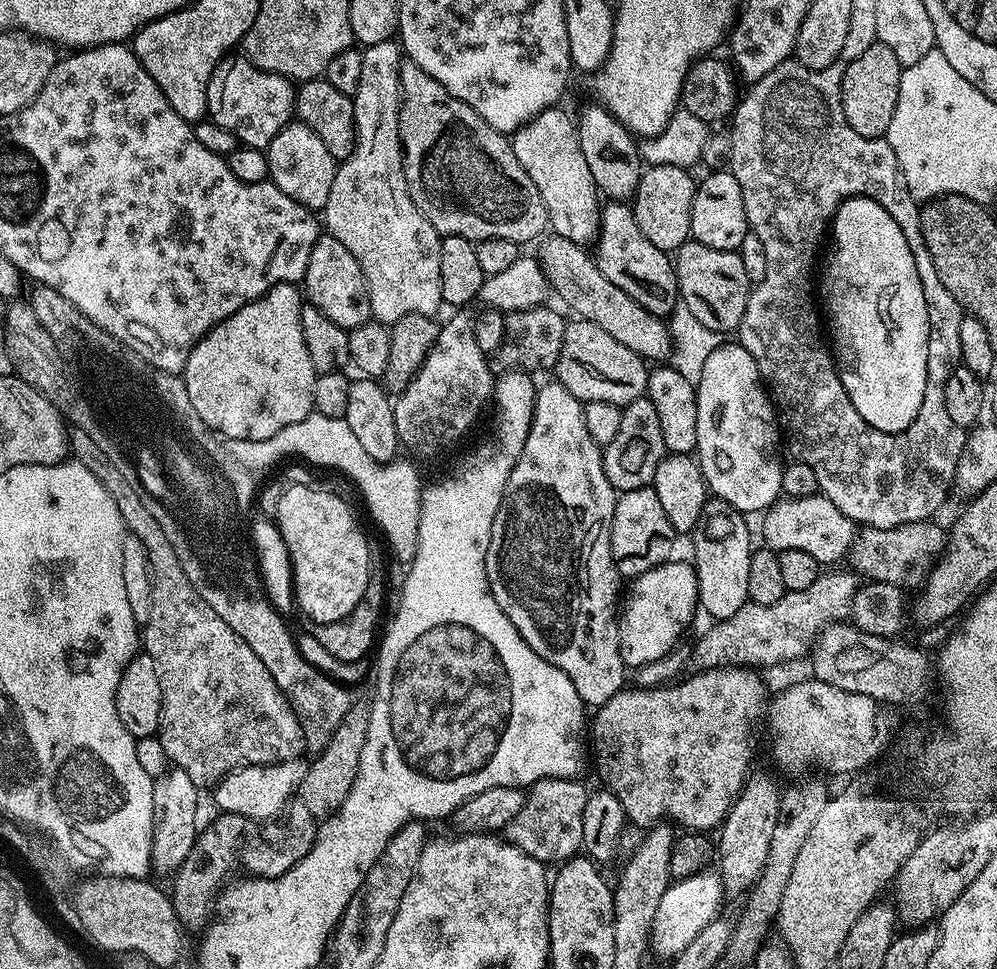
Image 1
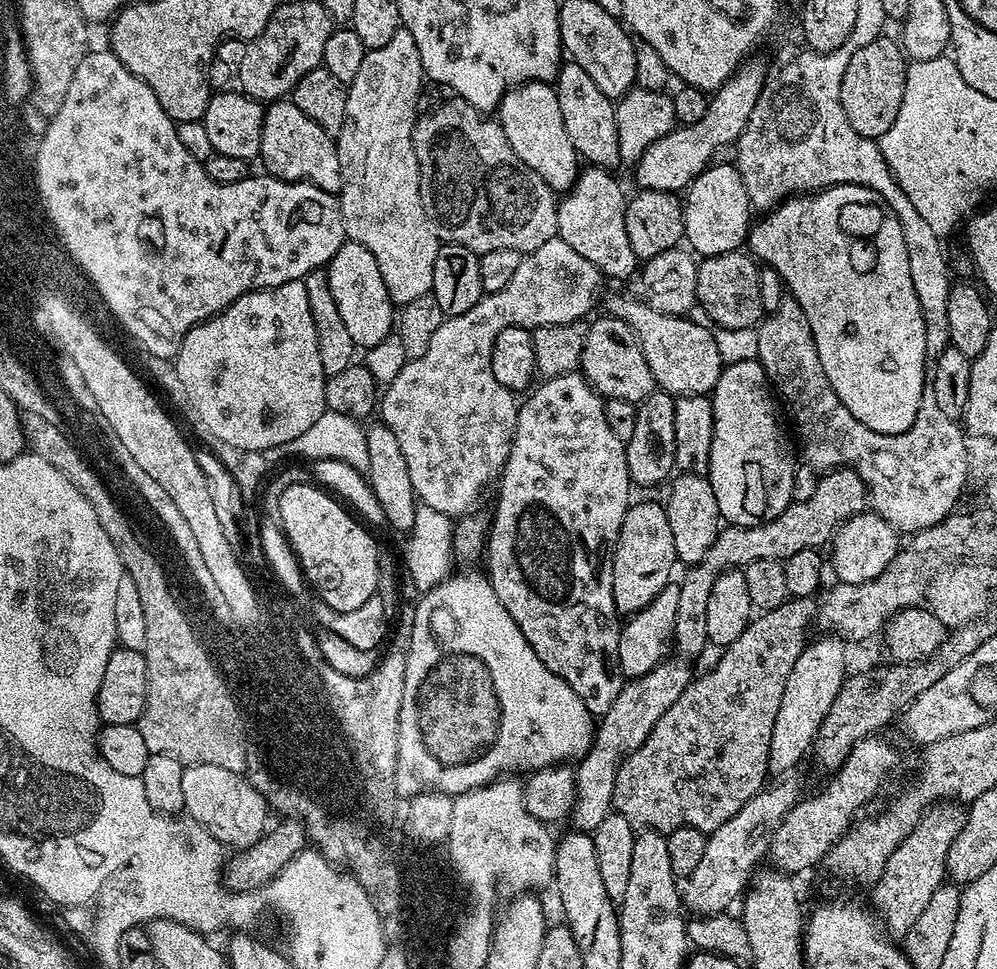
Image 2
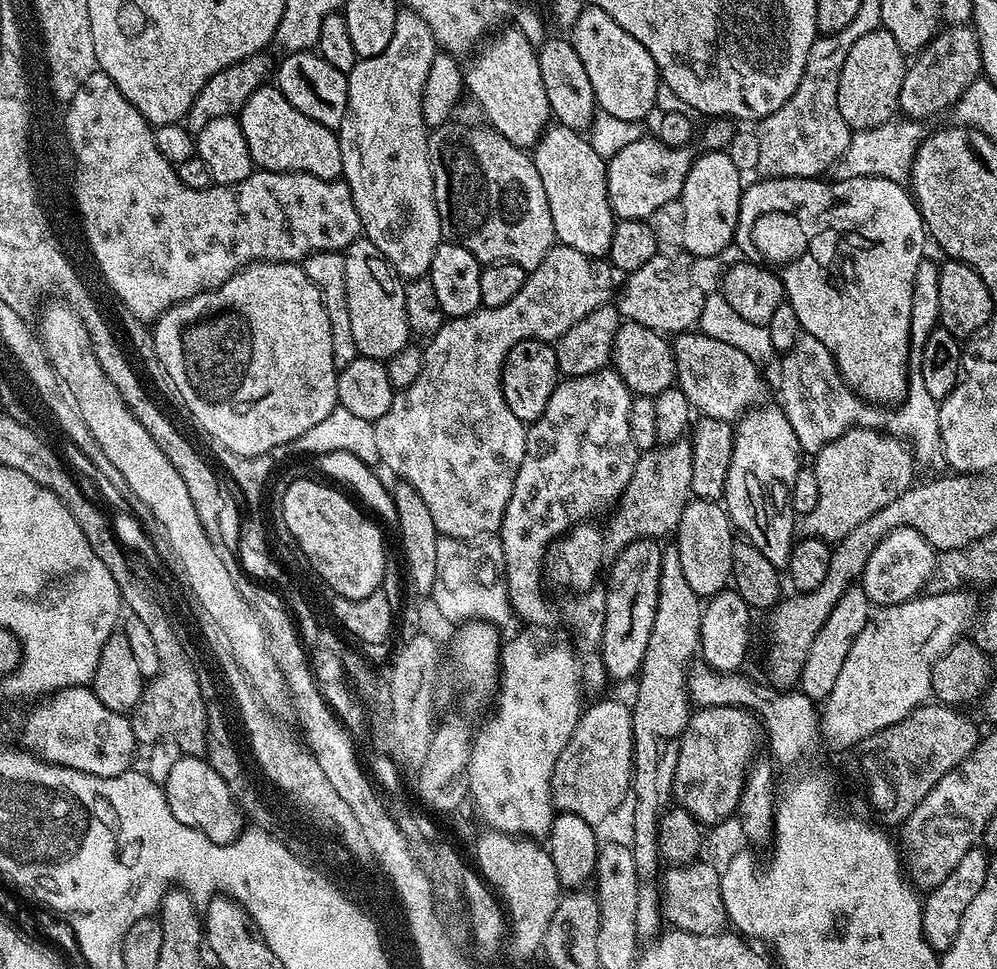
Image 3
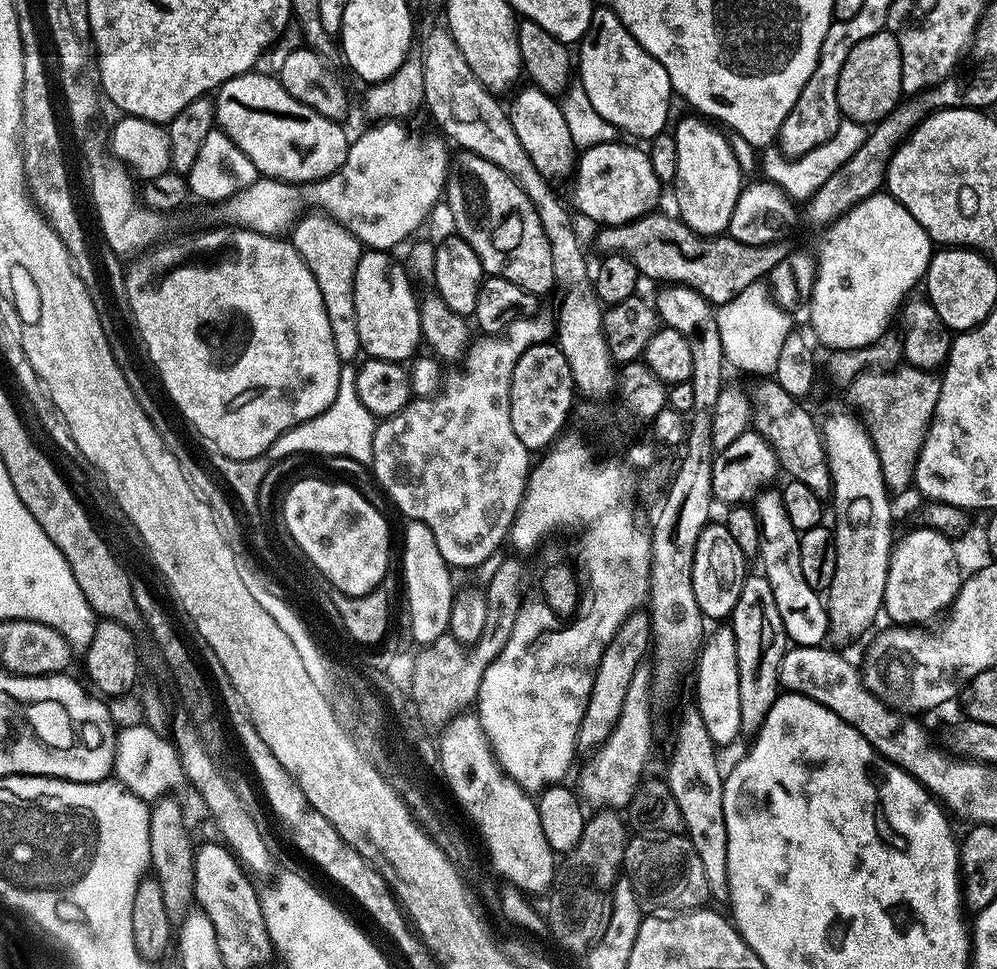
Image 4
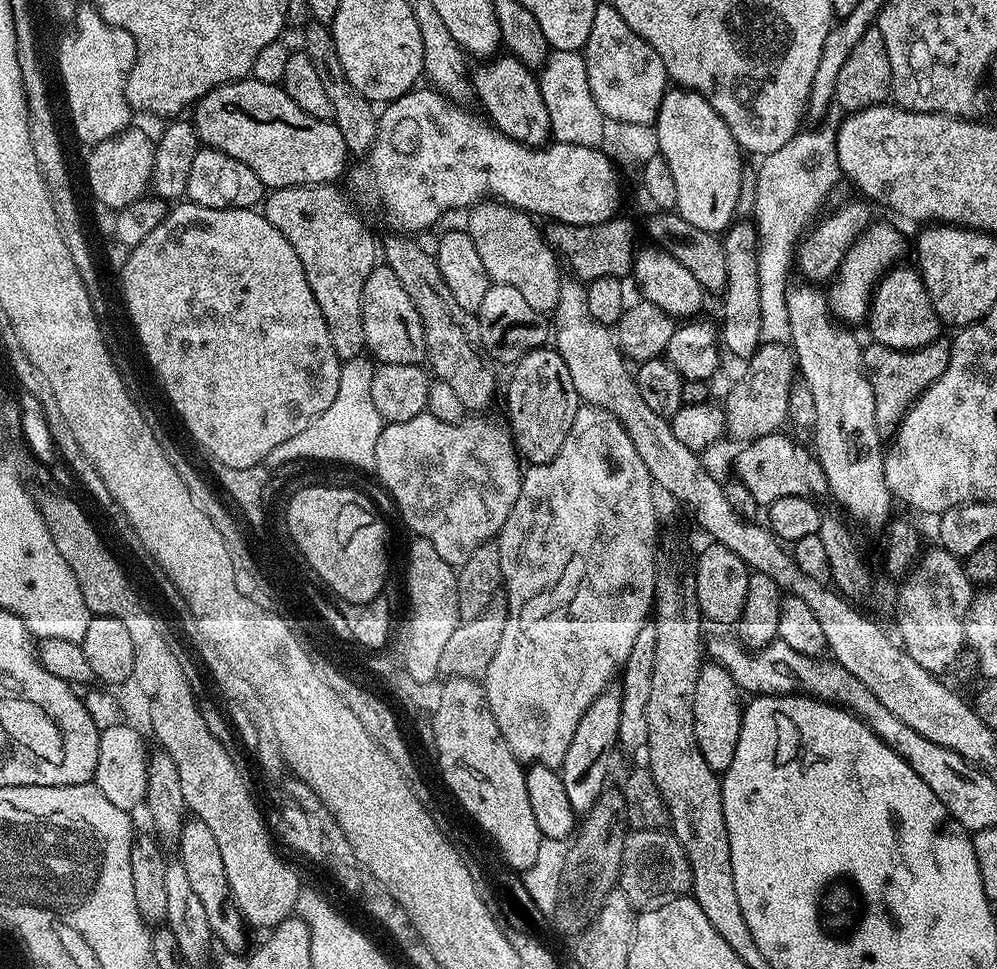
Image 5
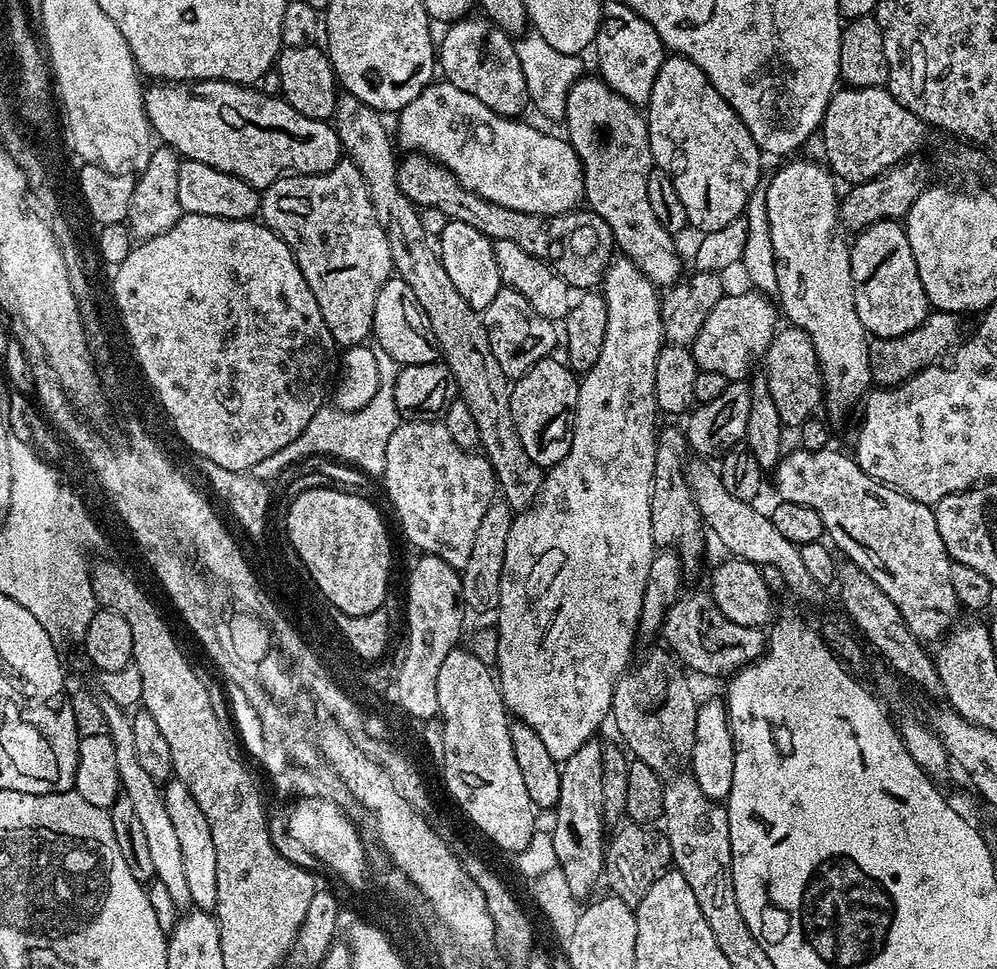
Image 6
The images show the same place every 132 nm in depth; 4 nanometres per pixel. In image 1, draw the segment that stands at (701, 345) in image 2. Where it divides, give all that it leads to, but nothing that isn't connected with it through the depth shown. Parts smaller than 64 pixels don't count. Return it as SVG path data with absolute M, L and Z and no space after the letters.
M555 234L545 235L539 244L540 269L546 274L548 287L564 299L572 314L581 320L594 322L594 326L606 330L606 334L622 342L622 346L630 346L630 350L643 356L645 361L664 362L671 357L672 338L667 323L661 317L650 314L650 310L638 306L626 290L618 290L618 286L614 286L614 282L598 270L593 253L585 245L575 244L570 242L570 238Z

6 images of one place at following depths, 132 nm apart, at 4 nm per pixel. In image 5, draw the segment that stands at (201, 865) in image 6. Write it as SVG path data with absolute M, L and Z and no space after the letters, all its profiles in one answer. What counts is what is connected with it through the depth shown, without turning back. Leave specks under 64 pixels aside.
M195 818L185 819L178 847L180 847L178 862L182 866L182 870L186 870L194 894L198 894L198 899L206 909L206 922L210 922L210 930L215 943L221 944L228 952L240 952L244 947L247 949L250 932L244 923L242 914L232 901L232 896L228 893L226 866L222 866L222 853L218 851L218 842L215 840L214 834L207 828L206 822Z

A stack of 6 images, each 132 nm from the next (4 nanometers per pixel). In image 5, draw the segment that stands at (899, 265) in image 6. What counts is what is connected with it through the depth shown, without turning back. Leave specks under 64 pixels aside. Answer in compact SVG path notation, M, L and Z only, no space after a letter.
M893 266L880 278L872 293L872 303L868 306L866 325L872 331L871 339L882 346L909 352L941 339L942 321L930 302L930 294L915 267Z

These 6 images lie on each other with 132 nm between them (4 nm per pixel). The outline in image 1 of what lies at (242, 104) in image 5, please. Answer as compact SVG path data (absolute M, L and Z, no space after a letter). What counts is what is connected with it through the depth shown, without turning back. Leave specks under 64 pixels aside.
M290 122L272 139L266 149L268 153L268 175L271 183L282 190L294 202L313 210L323 210L326 198L330 198L330 186L334 186L334 174L338 162L326 150L326 145L310 126L299 122Z

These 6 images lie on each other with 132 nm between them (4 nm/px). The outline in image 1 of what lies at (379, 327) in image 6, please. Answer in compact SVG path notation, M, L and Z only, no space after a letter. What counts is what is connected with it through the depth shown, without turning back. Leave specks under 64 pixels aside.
M322 234L314 242L314 250L310 250L310 262L306 262L306 272L302 281L302 292L307 303L313 304L330 322L338 322L345 330L362 326L367 320L373 319L370 310L368 287L364 281L362 268L358 260L338 238Z

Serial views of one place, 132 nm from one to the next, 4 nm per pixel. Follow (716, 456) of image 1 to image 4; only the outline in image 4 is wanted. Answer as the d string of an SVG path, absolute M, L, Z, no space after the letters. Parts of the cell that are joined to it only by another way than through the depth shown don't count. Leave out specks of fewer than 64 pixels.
M764 490L755 497L754 511L760 527L759 563L764 563L762 574L774 590L774 602L778 602L778 614L786 626L789 641L796 646L820 646L828 635L828 610L826 600L821 593L812 589L810 582L802 575L802 558L800 557L800 533L790 526L786 518L786 506L782 506L779 491Z

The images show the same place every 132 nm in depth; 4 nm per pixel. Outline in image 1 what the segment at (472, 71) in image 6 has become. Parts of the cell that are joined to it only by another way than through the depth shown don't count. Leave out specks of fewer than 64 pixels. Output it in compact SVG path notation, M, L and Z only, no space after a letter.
M608 202L600 214L600 234L594 244L594 259L598 270L618 286L626 290L638 306L650 310L650 314L668 318L678 301L676 270L669 253L658 250L646 239L646 234L638 230L631 207L624 202Z

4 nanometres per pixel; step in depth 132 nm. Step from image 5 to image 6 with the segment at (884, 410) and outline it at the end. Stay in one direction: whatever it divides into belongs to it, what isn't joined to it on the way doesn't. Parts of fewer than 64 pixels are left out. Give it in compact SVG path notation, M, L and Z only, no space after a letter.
M929 311L928 316L910 334L898 338L872 338L868 341L868 357L872 371L872 383L876 386L895 386L906 383L911 376L926 367L935 365L943 352L951 353L961 343L959 312Z

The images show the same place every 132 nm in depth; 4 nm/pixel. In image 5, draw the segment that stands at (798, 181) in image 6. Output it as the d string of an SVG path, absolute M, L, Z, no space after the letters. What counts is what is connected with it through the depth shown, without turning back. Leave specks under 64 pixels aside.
M808 282L799 283L793 283L789 287L786 308L790 314L790 334L792 335L790 347L796 357L798 374L803 383L808 386L815 401L817 422L814 427L814 434L816 434L814 455L819 460L824 476L828 480L831 496L833 495L858 523L869 524L870 527L876 528L880 523L883 525L893 515L891 512L894 497L892 491L886 486L884 477L886 448L883 443L880 445L882 433L876 424L874 390L868 381L864 366L864 348L859 338L852 333L855 331L833 315L829 293L823 287L813 286Z

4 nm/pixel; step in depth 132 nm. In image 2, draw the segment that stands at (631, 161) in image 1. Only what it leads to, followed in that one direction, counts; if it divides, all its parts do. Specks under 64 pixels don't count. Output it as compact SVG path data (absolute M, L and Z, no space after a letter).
M571 62L561 63L554 81L558 110L562 110L562 126L566 126L566 134L570 134L570 142L574 142L574 150L581 161L594 168L616 170L621 167L618 152L618 122L616 121L616 105L613 97L602 94L598 90L598 82L582 70L582 66Z

